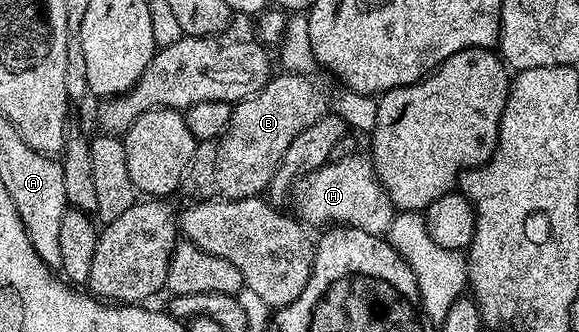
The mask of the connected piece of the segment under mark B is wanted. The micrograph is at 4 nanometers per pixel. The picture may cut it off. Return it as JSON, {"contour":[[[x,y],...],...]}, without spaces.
{"contour":[[[286,71],[272,76],[266,87],[247,97],[244,101],[234,102],[231,118],[227,128],[211,141],[200,141],[195,147],[195,157],[191,160],[189,181],[195,184],[198,196],[203,199],[245,199],[260,196],[270,186],[275,172],[279,170],[285,151],[289,151],[289,143],[305,131],[305,127],[313,127],[317,119],[326,117],[329,112],[329,101],[323,89],[314,81],[314,76],[305,73],[289,73]]]}

